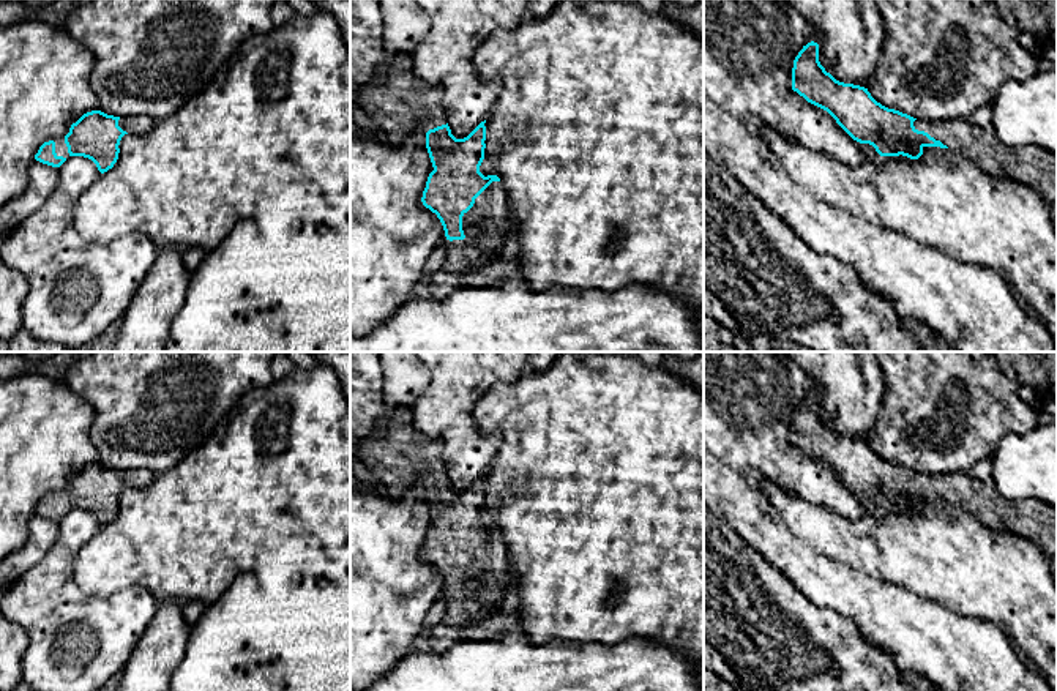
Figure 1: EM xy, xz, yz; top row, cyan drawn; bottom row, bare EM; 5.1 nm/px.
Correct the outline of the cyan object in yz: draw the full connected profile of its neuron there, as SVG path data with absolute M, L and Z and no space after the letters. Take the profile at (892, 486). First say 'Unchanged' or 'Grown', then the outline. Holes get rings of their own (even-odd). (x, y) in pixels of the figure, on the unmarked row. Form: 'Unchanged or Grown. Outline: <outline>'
Grown. Outline: M811 394L798 405L792 421L792 443L808 456L827 464L857 495L869 497L880 510L907 510L918 513L924 500L954 502L975 516L986 529L1024 536L1035 543L1048 560L1057 558L1057 510L1036 499L1018 503L999 495L992 481L970 475L931 476L888 462L877 456L868 442L836 434L819 415L819 398Z

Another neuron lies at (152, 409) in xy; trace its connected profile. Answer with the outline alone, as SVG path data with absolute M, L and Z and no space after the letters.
M93 352L88 357L73 357L63 382L95 409L90 439L99 453L99 464L114 470L148 469L159 475L177 465L185 456L200 446L210 435L218 434L222 421L238 401L251 390L273 383L270 363L276 352Z

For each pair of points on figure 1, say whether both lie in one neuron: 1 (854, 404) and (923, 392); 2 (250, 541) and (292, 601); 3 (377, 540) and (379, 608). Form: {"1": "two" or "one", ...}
{"1": "two", "2": "two", "3": "one"}

